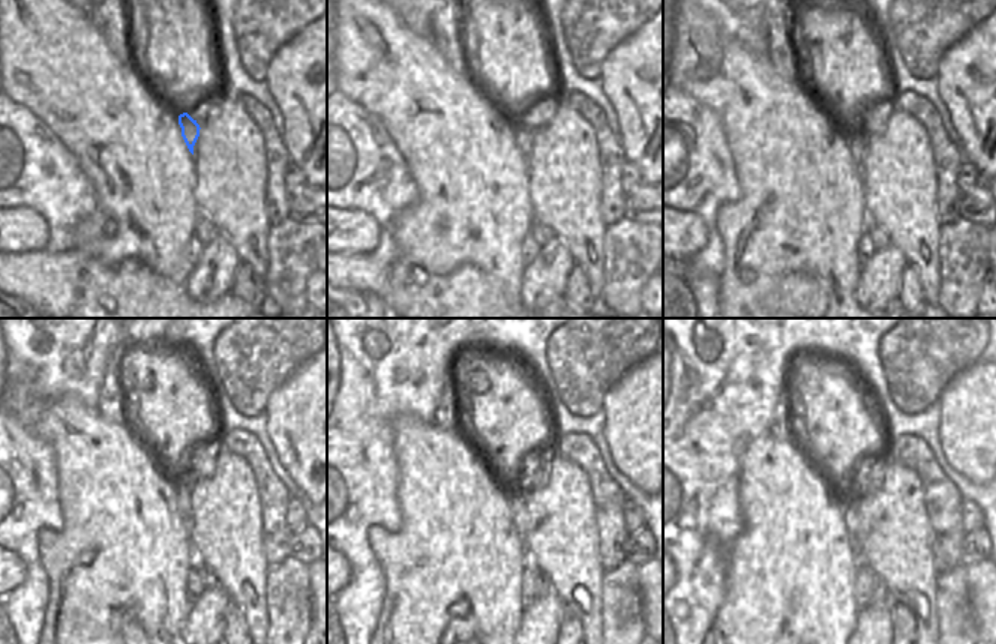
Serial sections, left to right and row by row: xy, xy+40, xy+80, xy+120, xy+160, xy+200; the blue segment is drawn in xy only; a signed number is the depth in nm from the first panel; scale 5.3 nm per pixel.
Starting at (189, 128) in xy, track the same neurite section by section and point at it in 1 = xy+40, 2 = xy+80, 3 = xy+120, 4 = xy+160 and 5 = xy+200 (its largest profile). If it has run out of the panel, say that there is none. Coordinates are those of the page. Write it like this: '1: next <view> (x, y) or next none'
1: next xy+40 (524, 135)
2: next xy+80 (858, 141)
3: next xy+120 (183, 497)
4: next xy+160 (516, 496)
5: next xy+200 (851, 509)

